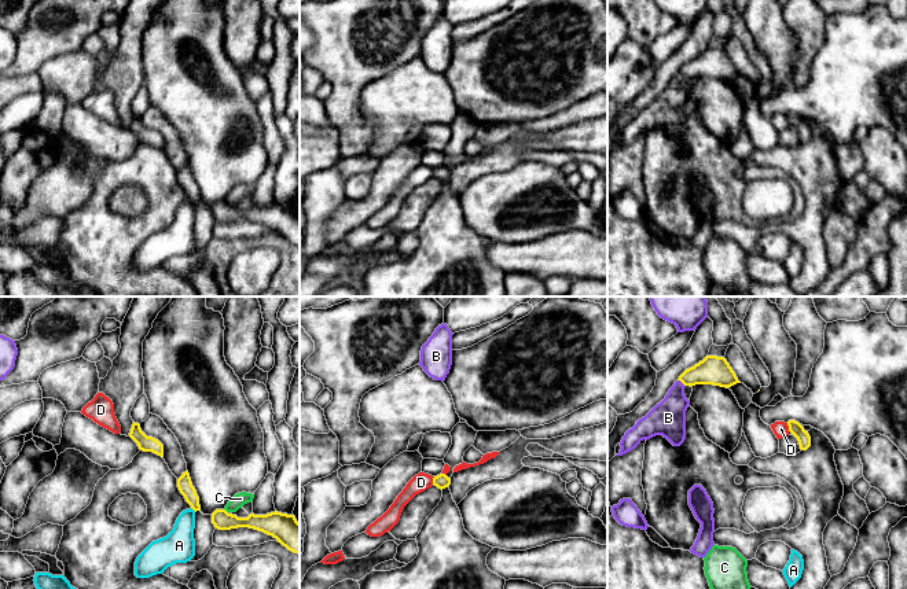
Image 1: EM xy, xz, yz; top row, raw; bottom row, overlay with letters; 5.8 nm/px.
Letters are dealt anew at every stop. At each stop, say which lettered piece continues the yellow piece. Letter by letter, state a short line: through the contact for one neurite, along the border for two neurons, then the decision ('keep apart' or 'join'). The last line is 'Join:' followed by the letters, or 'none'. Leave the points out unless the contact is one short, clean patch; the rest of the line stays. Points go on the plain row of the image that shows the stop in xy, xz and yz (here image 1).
A: keep apart
B: line yz (678, 72), (685, 78); keep apart
C: line xy (224, 201), (227, 205); keep apart
D: line yz (786, 116), (790, 124); keep apart
Join: none

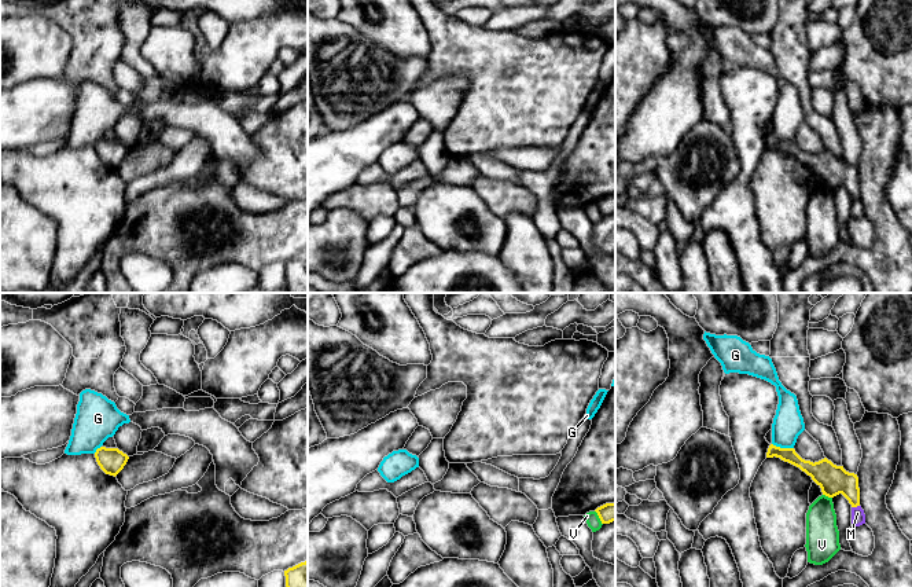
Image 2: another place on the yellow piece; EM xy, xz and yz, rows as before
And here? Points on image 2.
G: line yz (772, 135), (793, 140); keep apart
M: line yz (859, 197), (852, 200); keep apart
V: keep apart
Join: none

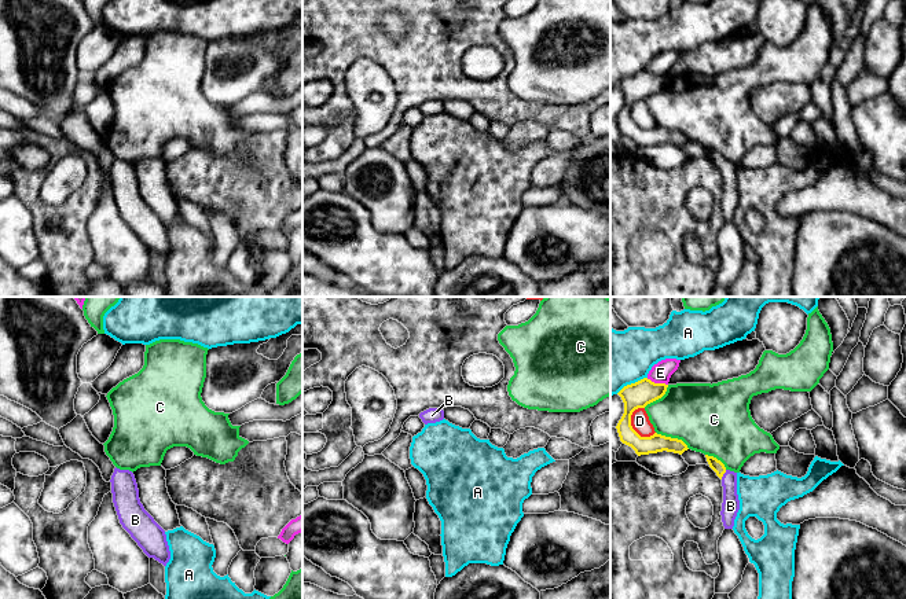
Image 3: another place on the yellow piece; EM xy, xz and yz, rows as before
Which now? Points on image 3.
A: keep apart
B: line yz (715, 157), (723, 165), (729, 171), (730, 198); join
C: keep apart
D: keep apart
E: keep apart
Join: B

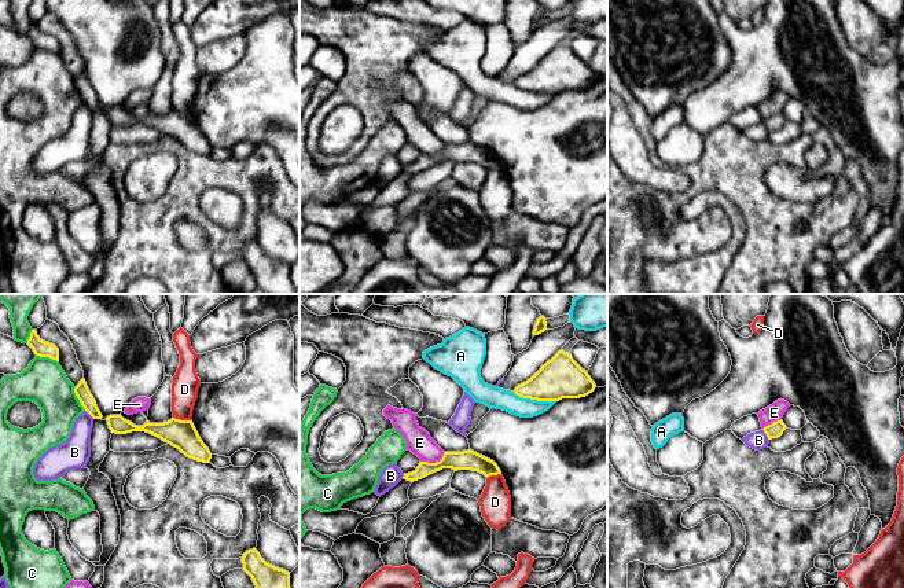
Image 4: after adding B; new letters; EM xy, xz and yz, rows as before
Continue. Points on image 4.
A: keep apart
B: keep apart
C: keep apart
D: keep apart
E: keep apart
Join: none

